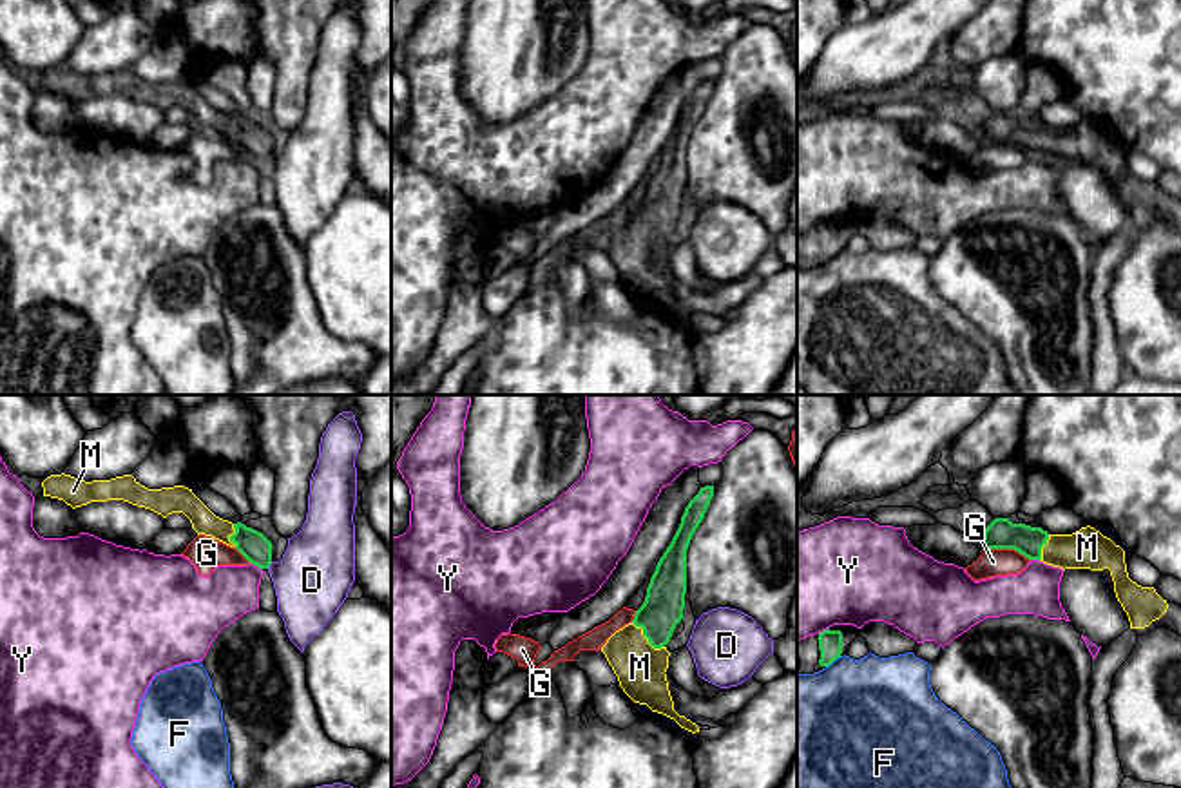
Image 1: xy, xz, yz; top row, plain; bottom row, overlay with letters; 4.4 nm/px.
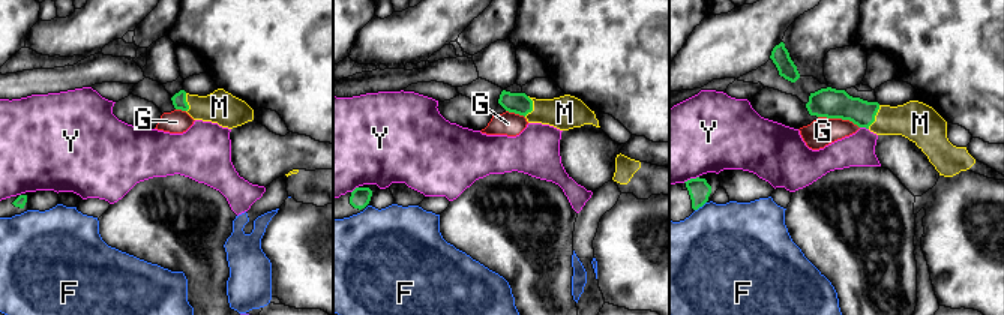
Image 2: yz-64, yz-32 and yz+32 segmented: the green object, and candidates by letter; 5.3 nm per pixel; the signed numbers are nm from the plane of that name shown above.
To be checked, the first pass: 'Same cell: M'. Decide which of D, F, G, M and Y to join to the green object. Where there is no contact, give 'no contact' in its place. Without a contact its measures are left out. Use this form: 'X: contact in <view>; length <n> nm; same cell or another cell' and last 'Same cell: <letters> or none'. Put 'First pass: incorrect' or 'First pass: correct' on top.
First pass: correct
D: contact in xy; length 40 nm; another cell
F: contact in yz; length 90 nm; another cell
G: contact in yz; length 200 nm; another cell
M: contact in xz; length 180 nm; same cell
Y: contact in xy; length 70 nm; another cell
Same cell: M

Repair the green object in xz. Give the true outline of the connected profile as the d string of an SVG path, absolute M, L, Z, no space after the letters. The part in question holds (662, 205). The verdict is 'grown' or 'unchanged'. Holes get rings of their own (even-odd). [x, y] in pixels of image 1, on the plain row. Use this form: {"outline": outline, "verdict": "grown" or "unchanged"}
{"outline": "M705 80L688 96L670 139L656 159L643 199L636 205L634 214L616 225L601 241L619 281L634 297L647 299L692 328L699 326L699 321L674 304L665 268L670 246L665 239L683 214L687 143L712 91L714 80Z", "verdict": "grown"}

